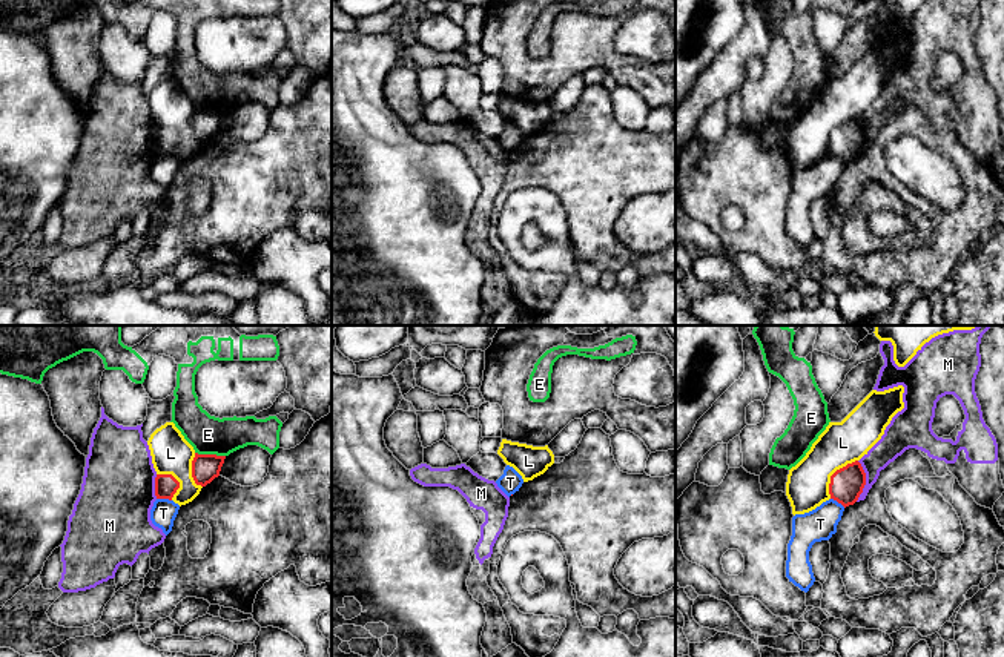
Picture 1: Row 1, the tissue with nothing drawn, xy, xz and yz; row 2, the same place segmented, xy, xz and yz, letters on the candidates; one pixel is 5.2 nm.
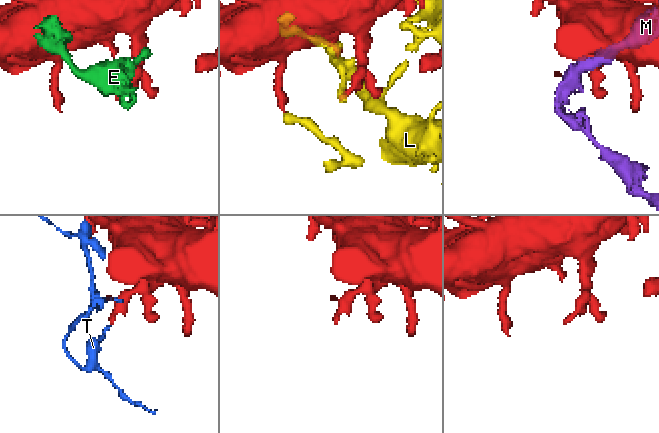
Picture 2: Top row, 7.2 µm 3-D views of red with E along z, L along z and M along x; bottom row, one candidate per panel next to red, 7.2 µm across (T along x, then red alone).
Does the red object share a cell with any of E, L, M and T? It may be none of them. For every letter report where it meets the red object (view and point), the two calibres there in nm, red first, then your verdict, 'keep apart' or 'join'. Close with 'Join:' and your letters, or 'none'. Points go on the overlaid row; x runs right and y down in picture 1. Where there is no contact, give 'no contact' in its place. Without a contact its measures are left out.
E: contact xy (211, 455); calibres 140 and 200 nm; keep apart
L: contact yz (832, 475); calibres 180 and 220 nm; keep apart
M: contact yz (865, 481); calibres 180 and 140 nm; keep apart
T: contact xy (165, 498); calibres 120 and 140 nm; keep apart
Join: none

